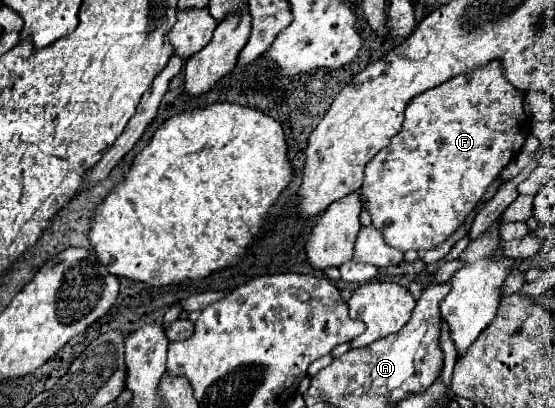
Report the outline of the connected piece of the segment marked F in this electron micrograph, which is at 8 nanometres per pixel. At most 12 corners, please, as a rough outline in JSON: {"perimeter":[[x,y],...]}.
{"perimeter":[[488,63],[408,103],[360,189],[402,251],[464,223],[530,133]]}

